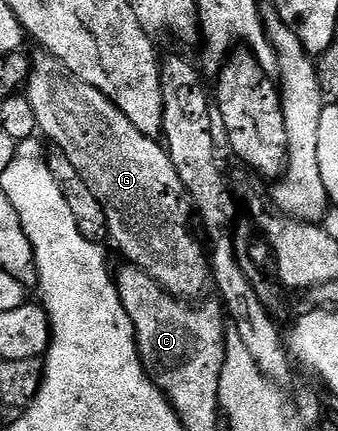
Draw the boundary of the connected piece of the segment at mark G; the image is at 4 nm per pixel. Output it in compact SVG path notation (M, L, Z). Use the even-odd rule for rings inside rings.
M39 53L31 59L31 69L27 76L25 84L25 94L29 105L33 105L33 117L37 117L37 128L43 131L42 138L44 140L52 139L56 143L58 150L65 157L69 157L69 161L73 165L73 169L77 169L77 173L81 173L81 177L85 181L85 185L89 185L89 189L93 193L93 197L97 197L97 201L101 201L101 205L105 209L105 217L107 218L107 233L110 242L115 242L119 246L119 251L124 255L126 262L133 267L140 267L149 277L153 277L153 281L157 281L163 286L168 293L175 296L176 299L184 301L195 301L199 294L211 283L211 265L208 256L205 254L205 247L202 242L191 236L191 219L193 223L193 215L189 210L188 200L185 198L185 192L181 185L181 177L177 177L177 169L173 169L173 161L167 155L166 146L158 138L141 133L141 129L137 129L133 125L133 121L129 121L129 117L125 117L125 113L121 113L121 109L117 109L117 105L113 105L113 101L109 101L97 89L93 89L93 85L85 85L85 81L81 81L71 72L66 65L57 57L46 53Z

